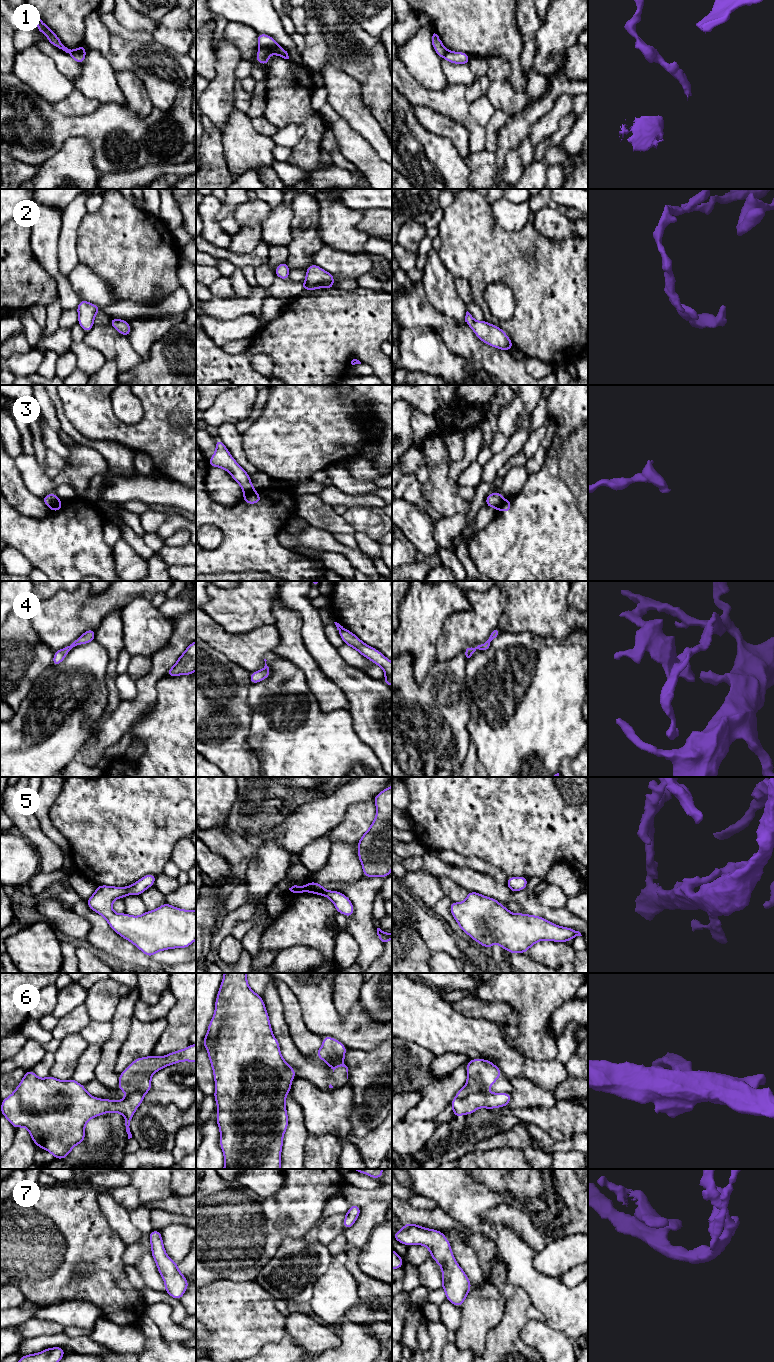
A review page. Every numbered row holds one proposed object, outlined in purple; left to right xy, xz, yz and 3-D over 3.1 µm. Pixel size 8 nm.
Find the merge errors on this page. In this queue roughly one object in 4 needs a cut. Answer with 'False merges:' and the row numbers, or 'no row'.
False merges: 1, 3, 6

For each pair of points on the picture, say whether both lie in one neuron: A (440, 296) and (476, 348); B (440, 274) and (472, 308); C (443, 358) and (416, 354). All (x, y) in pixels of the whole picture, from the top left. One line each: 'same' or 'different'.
A: different
B: different
C: same

